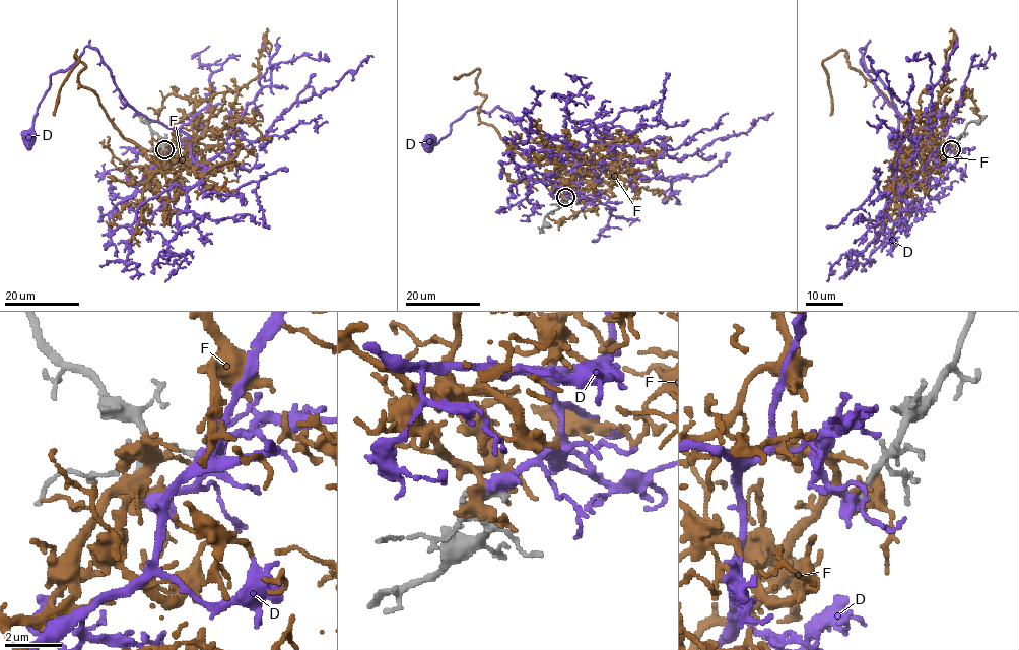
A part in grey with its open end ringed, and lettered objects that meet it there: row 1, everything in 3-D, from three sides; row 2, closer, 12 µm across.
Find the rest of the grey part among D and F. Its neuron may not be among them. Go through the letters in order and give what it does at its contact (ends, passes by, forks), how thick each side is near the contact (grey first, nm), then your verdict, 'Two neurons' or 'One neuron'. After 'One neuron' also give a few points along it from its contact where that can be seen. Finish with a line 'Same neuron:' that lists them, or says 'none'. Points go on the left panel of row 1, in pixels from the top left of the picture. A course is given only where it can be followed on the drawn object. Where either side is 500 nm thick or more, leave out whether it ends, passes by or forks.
D: It passes by. Thickness 300 nm (grey) against 400 nm. One neuron. Its course: (165, 149), (188, 147), (189, 138), (139, 114), (97, 51), (86, 46), (51, 75), (28, 139)
F: It forks there. Thickness 320 nm (grey) against 460 nm. Two neurons
Same neuron: D

